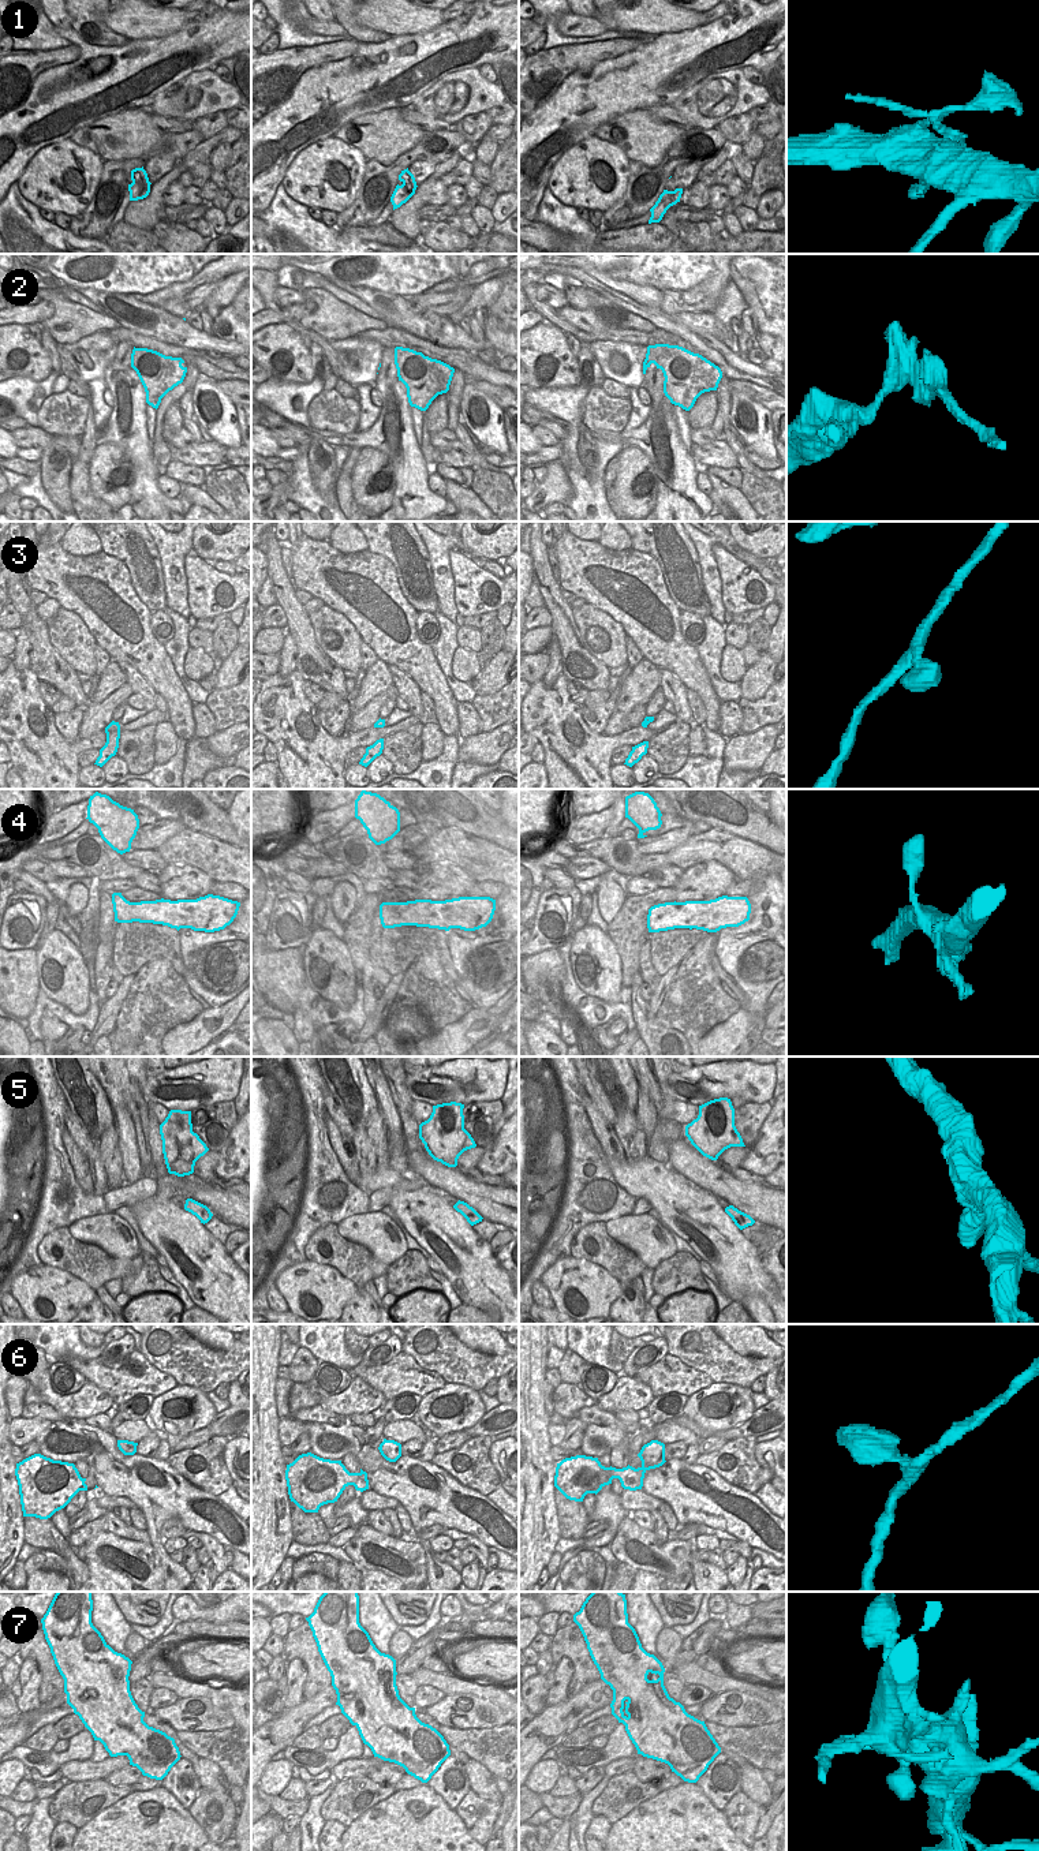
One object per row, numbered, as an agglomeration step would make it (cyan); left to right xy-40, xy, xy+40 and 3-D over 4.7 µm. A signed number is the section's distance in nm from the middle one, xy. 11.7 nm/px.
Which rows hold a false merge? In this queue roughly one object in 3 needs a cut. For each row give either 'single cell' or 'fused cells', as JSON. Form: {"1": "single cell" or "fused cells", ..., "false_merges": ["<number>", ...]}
{"1": "fused cells", "2": "fused cells", "3": "single cell", "4": "single cell", "5": "single cell", "6": "single cell", "7": "single cell", "false_merges": ["1", "2"]}

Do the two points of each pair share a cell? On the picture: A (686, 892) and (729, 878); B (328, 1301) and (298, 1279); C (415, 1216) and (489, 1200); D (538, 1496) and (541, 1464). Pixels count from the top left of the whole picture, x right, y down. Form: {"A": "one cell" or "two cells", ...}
{"A": "one cell", "B": "one cell", "C": "two cells", "D": "one cell"}

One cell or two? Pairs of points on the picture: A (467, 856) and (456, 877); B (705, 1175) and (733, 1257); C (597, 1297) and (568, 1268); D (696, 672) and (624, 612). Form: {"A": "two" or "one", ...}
{"A": "two", "B": "two", "C": "one", "D": "one"}

